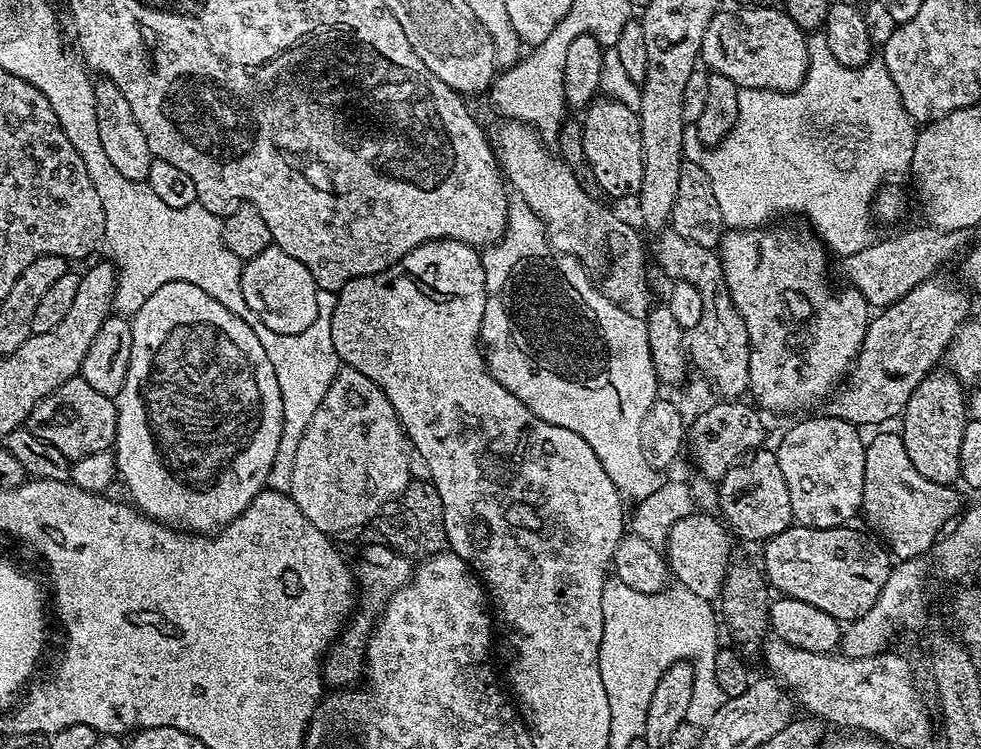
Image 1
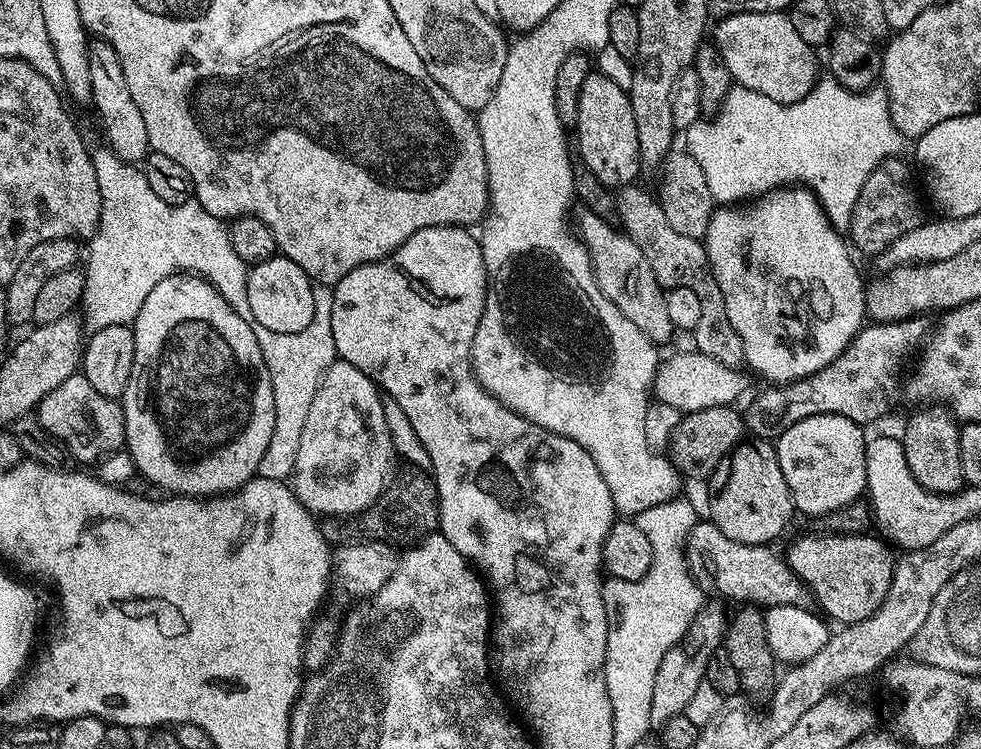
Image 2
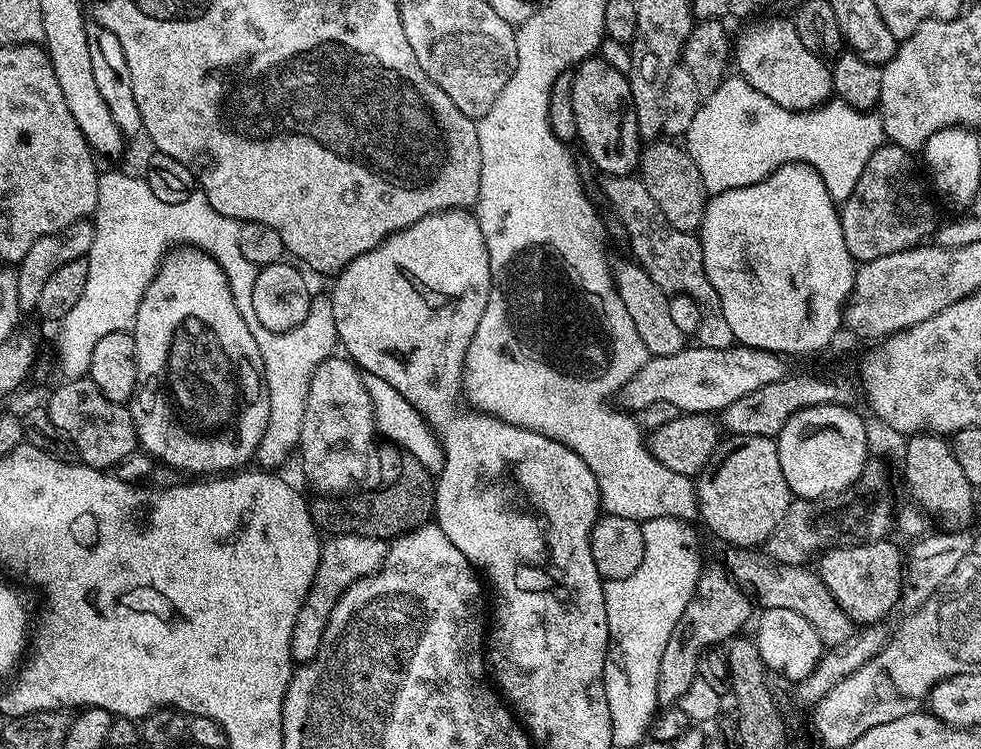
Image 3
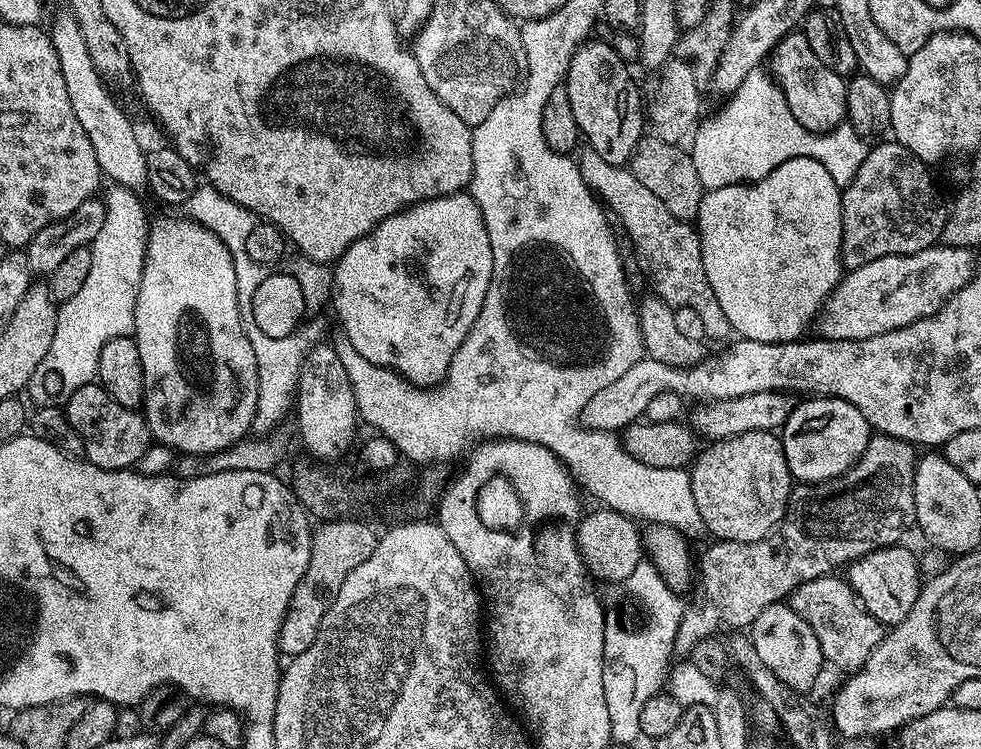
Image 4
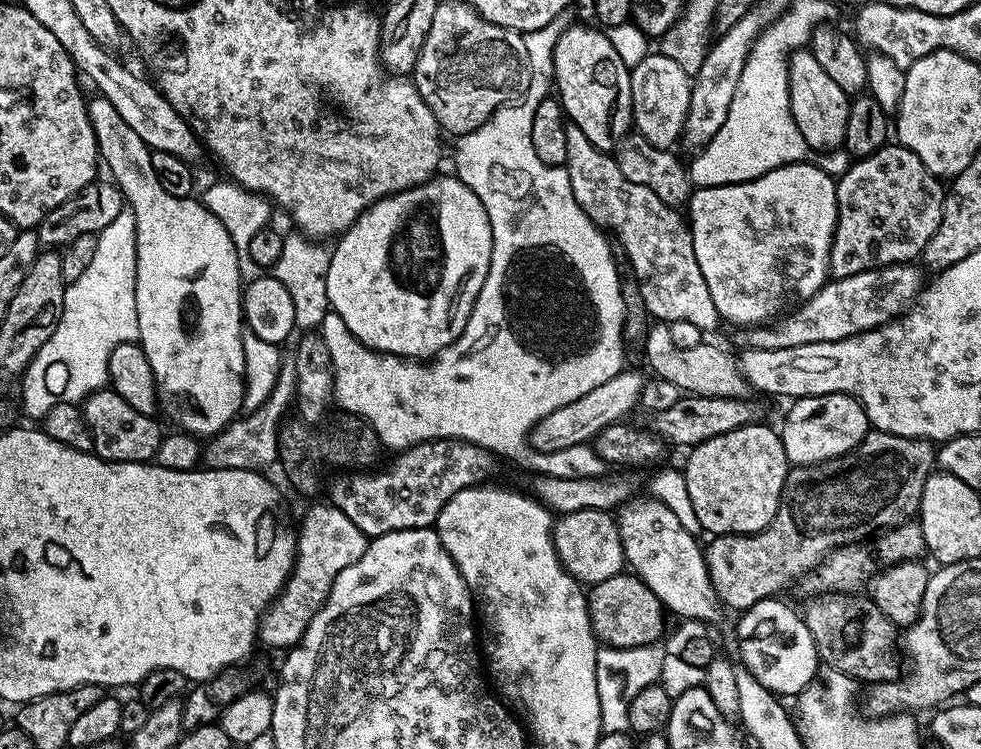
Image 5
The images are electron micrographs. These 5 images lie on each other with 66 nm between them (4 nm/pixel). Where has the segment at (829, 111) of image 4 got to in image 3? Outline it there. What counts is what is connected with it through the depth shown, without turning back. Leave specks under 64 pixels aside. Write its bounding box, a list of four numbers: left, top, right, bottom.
[734,19,833,112]

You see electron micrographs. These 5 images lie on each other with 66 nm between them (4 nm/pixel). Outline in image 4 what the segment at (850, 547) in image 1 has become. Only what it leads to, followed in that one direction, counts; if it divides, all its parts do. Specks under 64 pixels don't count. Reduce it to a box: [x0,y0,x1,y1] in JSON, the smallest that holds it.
[846,546,922,626]

